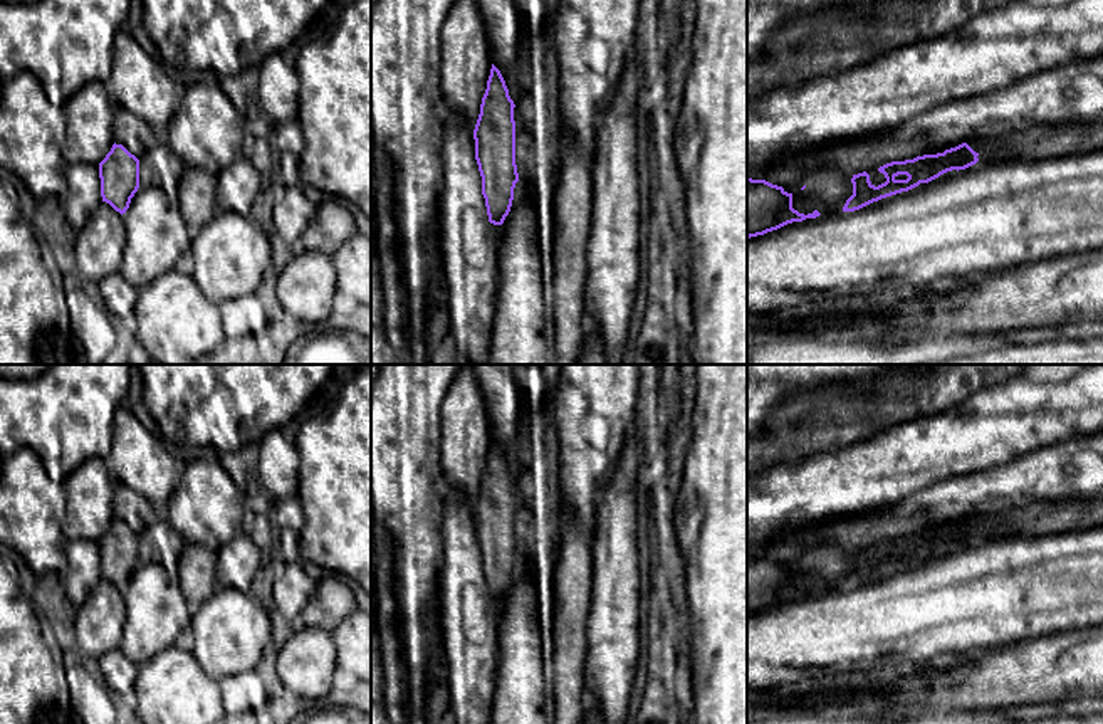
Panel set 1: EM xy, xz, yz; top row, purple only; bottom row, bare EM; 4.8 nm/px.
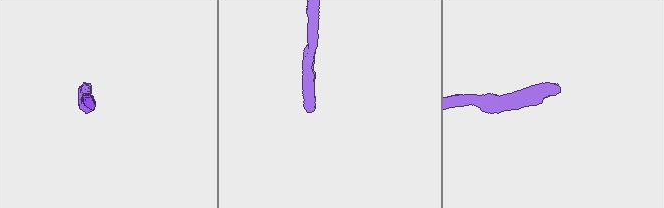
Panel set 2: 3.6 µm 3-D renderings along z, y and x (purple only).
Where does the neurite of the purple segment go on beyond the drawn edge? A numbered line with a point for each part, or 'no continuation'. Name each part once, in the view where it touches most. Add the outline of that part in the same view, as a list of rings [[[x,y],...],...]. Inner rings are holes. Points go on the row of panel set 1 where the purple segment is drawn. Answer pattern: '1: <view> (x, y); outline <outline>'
1: yz (1048, 140); outline [[[1103,121],[1041,123],[1011,131],[996,141],[965,141],[985,161],[982,150],[994,144],[1004,161],[1039,161],[1103,150]]]

